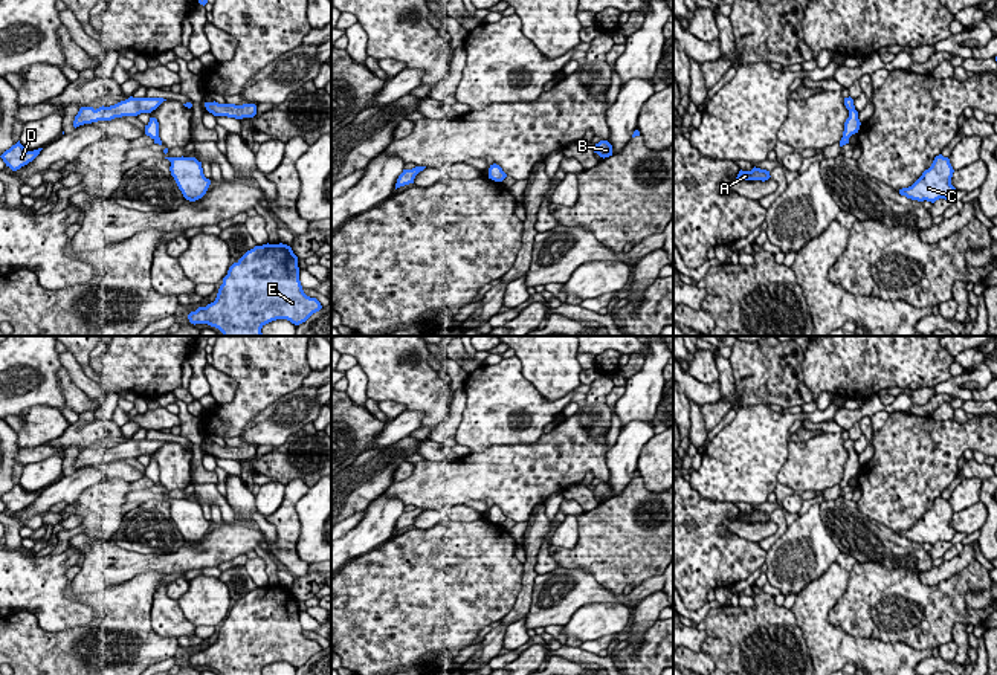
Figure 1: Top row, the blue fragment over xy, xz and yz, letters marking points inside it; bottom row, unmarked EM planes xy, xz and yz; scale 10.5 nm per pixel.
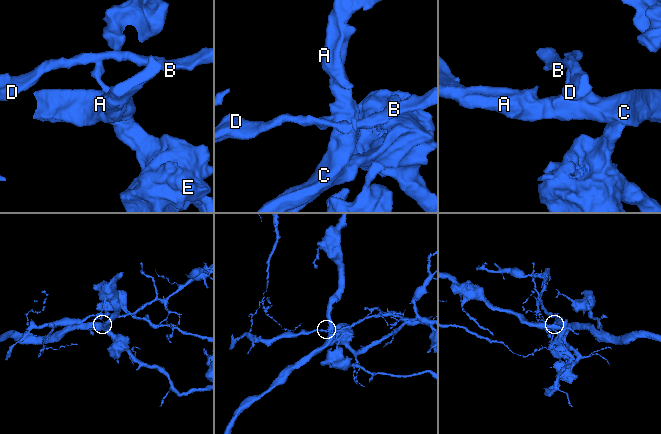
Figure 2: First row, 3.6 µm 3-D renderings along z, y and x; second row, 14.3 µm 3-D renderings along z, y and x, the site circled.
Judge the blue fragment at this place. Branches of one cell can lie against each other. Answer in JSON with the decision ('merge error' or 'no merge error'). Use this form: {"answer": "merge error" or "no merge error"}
{"answer": "merge error"}

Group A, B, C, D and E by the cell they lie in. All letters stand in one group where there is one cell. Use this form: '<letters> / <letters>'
A C E / B D

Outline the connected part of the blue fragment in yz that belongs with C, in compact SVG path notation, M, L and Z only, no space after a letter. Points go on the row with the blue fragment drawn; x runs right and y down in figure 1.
M936 156L931 166L908 188L899 189L901 195L918 202L934 203L939 199L951 199L956 188L951 185L953 166L948 157Z

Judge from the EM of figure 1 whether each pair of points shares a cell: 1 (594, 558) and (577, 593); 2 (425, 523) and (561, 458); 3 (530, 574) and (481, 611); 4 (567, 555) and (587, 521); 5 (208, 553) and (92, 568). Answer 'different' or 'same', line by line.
1: different
2: different
3: different
4: same
5: same

